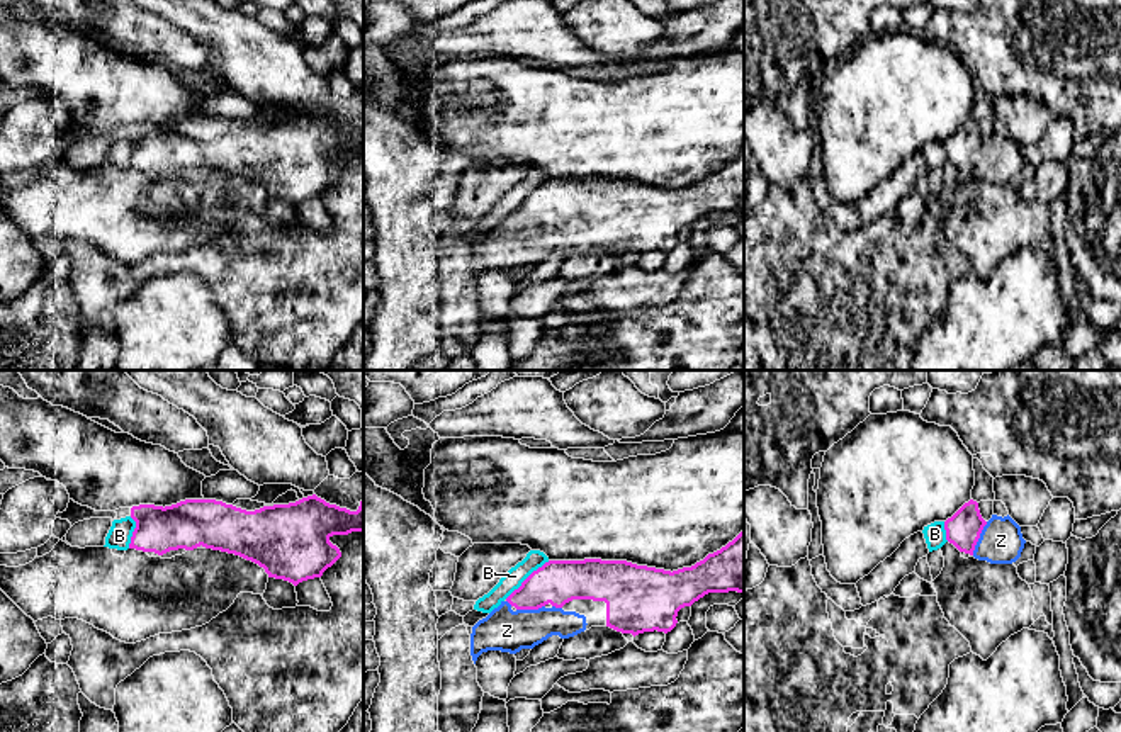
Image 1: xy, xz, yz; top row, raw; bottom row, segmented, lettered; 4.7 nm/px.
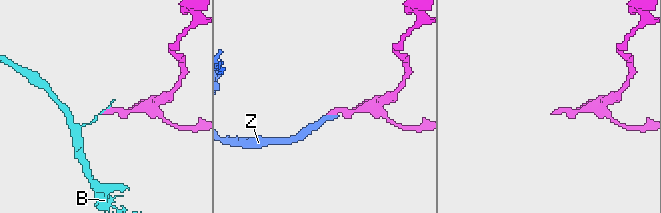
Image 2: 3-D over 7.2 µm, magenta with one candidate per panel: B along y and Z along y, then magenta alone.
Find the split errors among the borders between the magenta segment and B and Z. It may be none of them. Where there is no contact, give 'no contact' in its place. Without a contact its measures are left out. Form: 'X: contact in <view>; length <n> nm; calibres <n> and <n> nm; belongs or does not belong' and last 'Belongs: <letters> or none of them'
B: contact in xz; length 280 nm; calibres 200 and 90 nm; does not belong
Z: contact in yz; length 180 nm; calibres 170 and 200 nm; belongs
Belongs: Z

